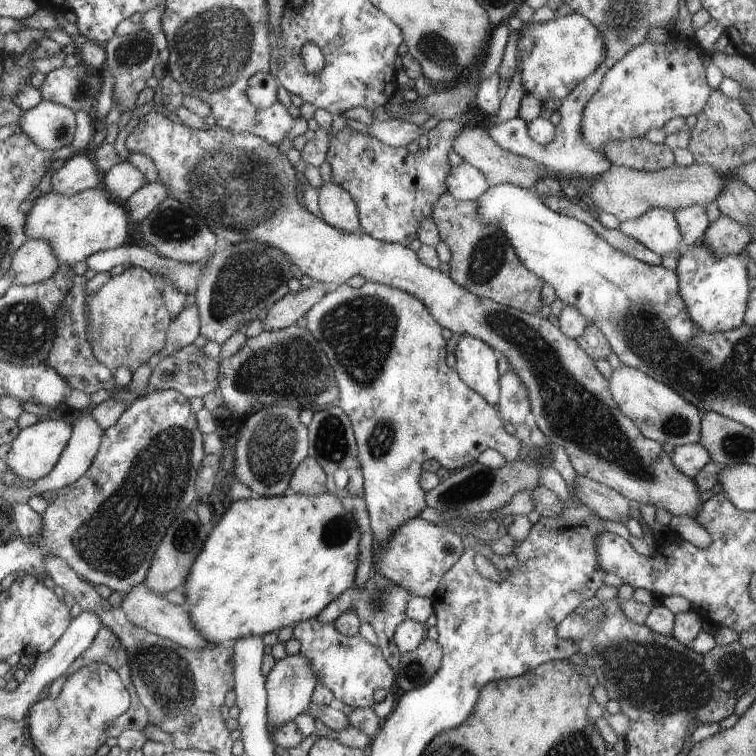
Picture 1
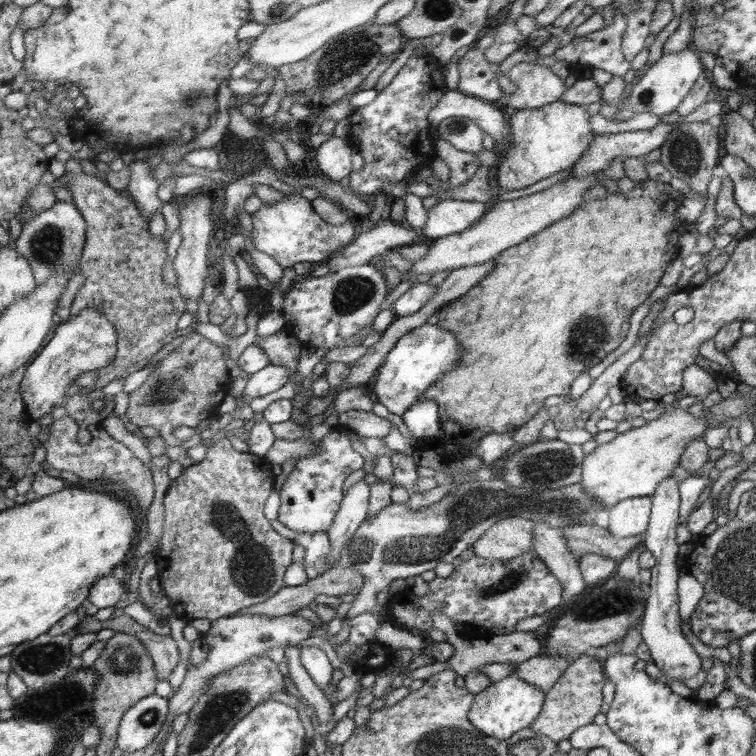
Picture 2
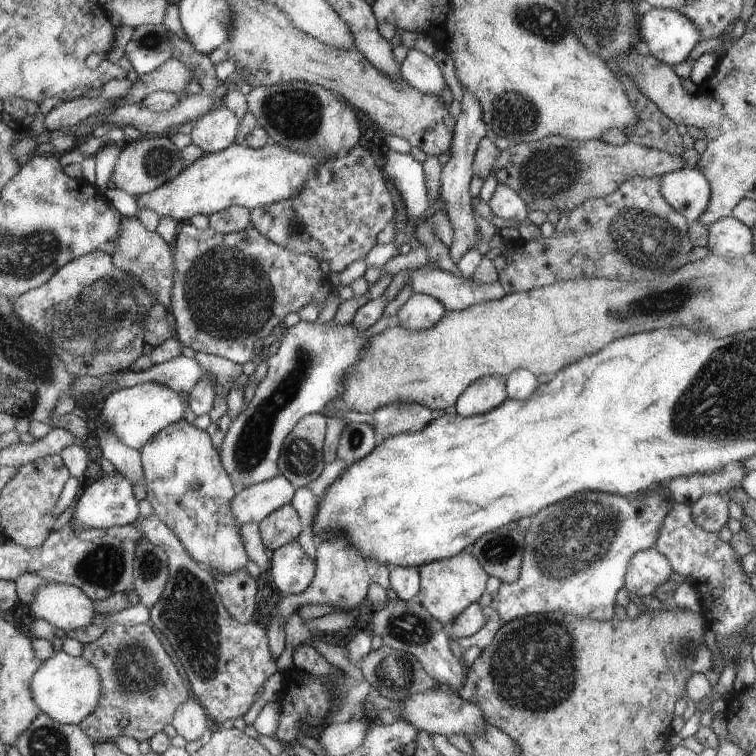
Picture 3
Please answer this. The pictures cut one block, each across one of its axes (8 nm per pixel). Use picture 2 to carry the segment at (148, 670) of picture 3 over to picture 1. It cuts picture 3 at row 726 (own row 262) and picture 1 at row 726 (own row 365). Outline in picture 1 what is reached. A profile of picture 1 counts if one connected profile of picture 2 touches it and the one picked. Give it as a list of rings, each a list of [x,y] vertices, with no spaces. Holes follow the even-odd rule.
[[[101,628],[100,632],[94,638],[94,642],[90,645],[88,650],[84,650],[70,666],[68,666],[67,673],[62,675],[60,678],[54,680],[54,682],[50,683],[49,697],[56,698],[60,692],[62,691],[62,686],[66,683],[66,680],[74,674],[74,672],[81,670],[82,667],[88,666],[88,664],[92,664],[92,662],[102,662],[109,664],[112,668],[117,669],[117,671],[122,675],[125,684],[128,686],[129,692],[132,694],[133,700],[130,704],[130,708],[124,712],[120,722],[117,722],[108,728],[108,736],[117,737],[124,732],[124,730],[128,731],[132,730],[144,730],[146,726],[150,725],[150,715],[149,712],[146,712],[145,704],[142,704],[140,698],[138,698],[138,694],[136,694],[136,690],[134,690],[134,686],[132,686],[132,674],[130,674],[130,665],[128,659],[128,653],[124,646],[122,646],[122,642],[118,640],[118,637],[112,630],[108,630],[108,628]]]

